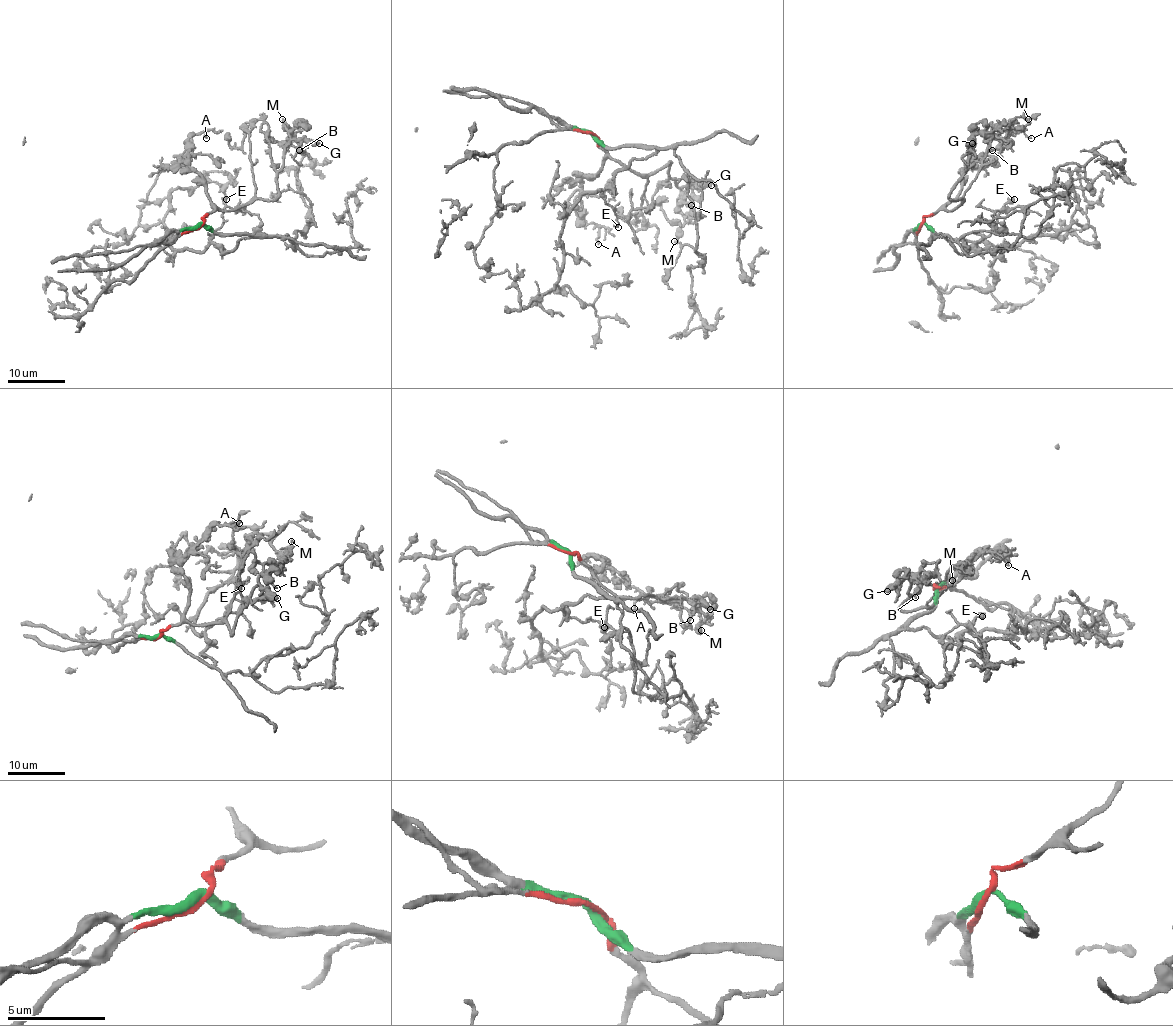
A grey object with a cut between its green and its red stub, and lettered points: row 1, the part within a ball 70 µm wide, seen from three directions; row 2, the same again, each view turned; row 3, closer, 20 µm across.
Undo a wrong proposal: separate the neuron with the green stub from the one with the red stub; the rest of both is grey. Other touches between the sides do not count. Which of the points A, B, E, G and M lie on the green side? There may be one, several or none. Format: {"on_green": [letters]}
{"on_green": ["E"]}

